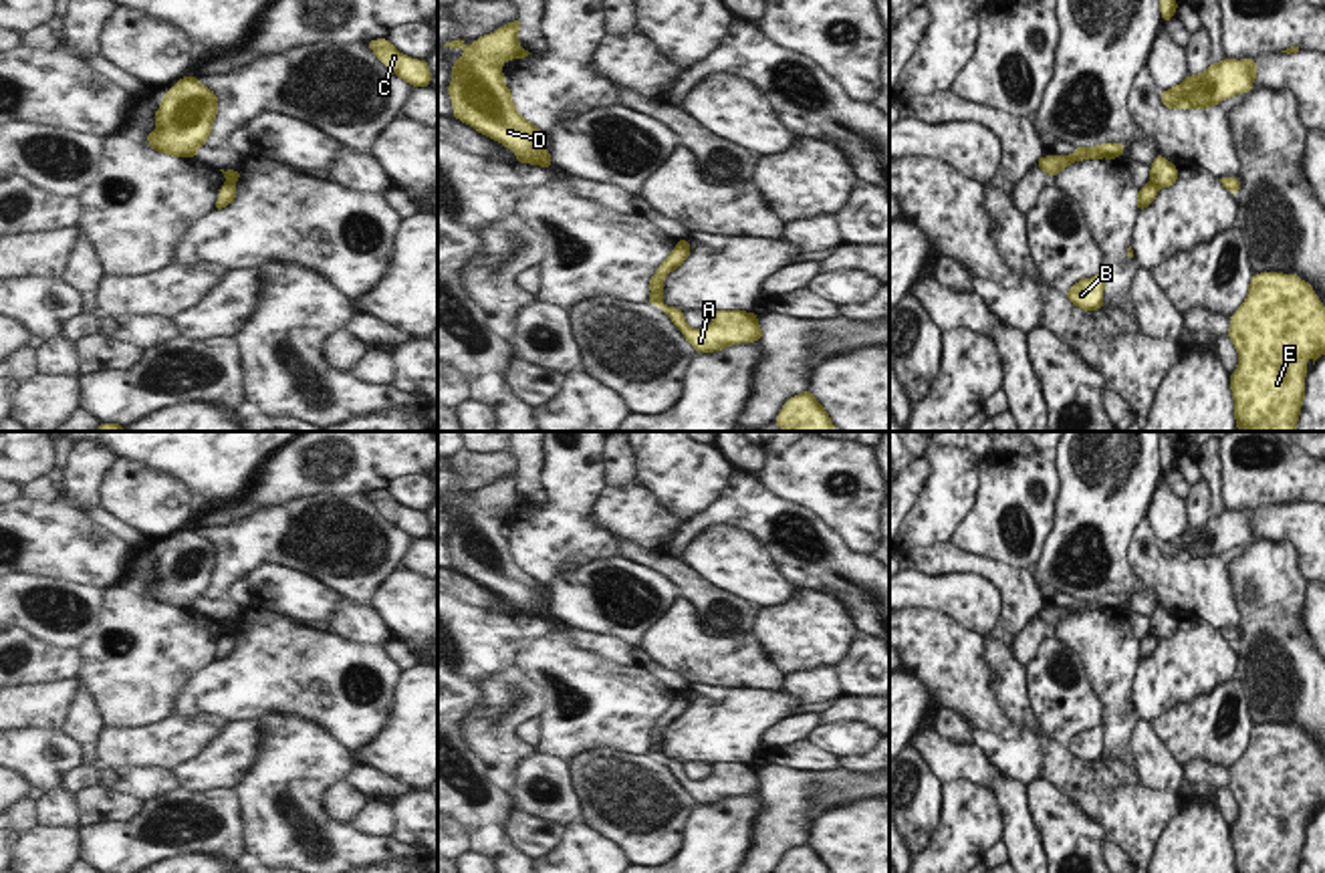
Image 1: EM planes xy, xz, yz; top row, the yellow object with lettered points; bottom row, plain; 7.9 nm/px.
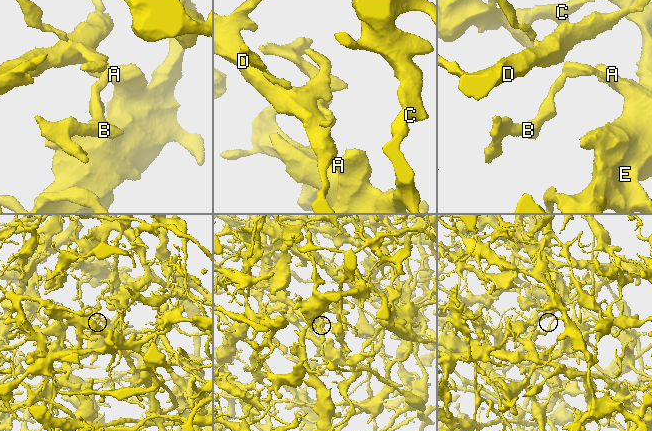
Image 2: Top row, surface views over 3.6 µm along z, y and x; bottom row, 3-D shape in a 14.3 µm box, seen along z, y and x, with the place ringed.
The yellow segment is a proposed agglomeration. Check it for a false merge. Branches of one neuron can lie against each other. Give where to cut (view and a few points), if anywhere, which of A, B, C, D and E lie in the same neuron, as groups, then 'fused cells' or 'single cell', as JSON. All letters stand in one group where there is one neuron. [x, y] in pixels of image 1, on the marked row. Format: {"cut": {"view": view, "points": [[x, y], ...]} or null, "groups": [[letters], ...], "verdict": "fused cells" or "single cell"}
{"cut": {"view": "yz", "points": [[1150, 182], [1158, 186]]}, "groups": [["A", "C", "D", "E"], ["B"]], "verdict": "fused cells"}

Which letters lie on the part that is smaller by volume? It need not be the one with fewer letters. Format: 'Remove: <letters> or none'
Remove: B

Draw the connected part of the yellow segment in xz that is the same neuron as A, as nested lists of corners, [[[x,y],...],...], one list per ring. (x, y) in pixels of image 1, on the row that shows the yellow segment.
[[[680,240],[678,246],[672,250],[666,262],[659,264],[657,272],[649,280],[649,302],[659,306],[672,321],[674,325],[684,333],[688,343],[698,351],[698,353],[712,353],[726,349],[730,345],[738,343],[754,343],[762,339],[762,329],[756,321],[754,313],[744,313],[744,310],[716,310],[714,321],[706,329],[690,329],[684,313],[678,310],[676,306],[666,306],[664,300],[664,278],[682,266],[682,262],[690,256],[690,244],[688,240]]]

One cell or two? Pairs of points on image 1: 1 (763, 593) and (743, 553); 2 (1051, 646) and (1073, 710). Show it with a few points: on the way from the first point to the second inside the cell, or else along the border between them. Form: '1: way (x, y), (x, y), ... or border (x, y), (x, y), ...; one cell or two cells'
1: way (763, 583), (743, 563); one cell
2: way (1049, 662), (1045, 672), (1061, 694); one cell

